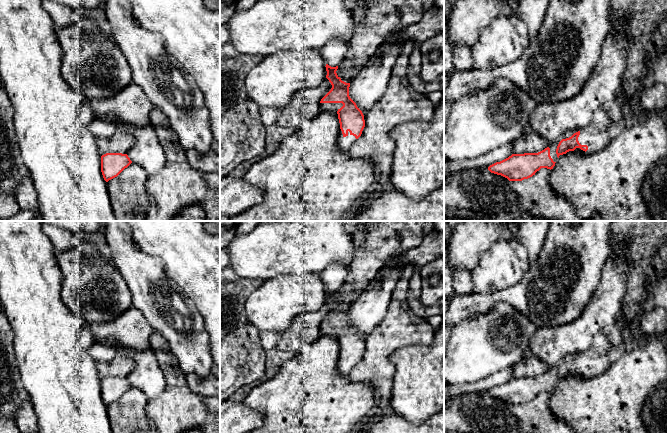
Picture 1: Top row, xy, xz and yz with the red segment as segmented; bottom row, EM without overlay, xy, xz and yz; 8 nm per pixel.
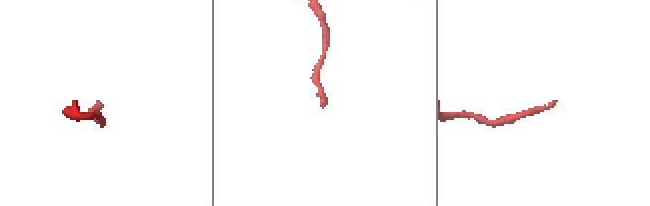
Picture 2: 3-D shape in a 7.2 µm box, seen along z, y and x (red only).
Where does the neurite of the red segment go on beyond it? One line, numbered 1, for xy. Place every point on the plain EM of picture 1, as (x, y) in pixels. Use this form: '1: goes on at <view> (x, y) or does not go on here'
1: does not go on here

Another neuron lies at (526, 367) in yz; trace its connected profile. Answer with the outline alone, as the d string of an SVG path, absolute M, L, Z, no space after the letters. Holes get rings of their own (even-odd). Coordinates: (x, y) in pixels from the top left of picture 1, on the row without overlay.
M535 356L520 359L513 366L513 378L538 377L548 371L543 361Z

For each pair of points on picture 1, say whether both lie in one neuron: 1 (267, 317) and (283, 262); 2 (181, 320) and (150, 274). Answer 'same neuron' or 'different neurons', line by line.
1: different neurons
2: same neuron

